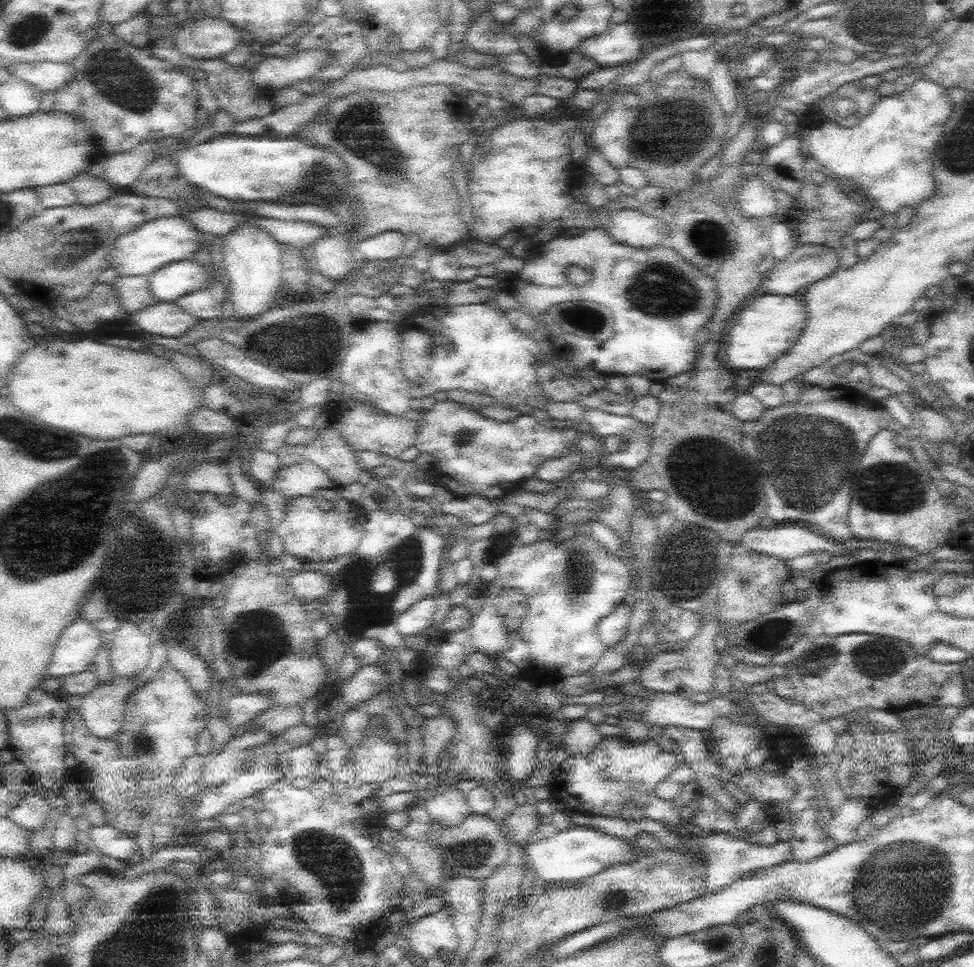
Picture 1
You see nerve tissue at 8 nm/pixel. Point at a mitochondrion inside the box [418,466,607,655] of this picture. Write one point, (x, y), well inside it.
(580, 582)

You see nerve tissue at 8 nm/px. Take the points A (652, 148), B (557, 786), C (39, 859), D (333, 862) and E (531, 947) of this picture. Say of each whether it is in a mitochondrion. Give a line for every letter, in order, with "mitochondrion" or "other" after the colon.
A: mitochondrion
B: other
C: other
D: mitochondrion
E: mitochondrion

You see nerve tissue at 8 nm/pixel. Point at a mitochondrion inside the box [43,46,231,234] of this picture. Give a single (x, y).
(122, 81)

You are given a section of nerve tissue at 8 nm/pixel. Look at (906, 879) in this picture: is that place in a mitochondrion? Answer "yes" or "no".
yes

